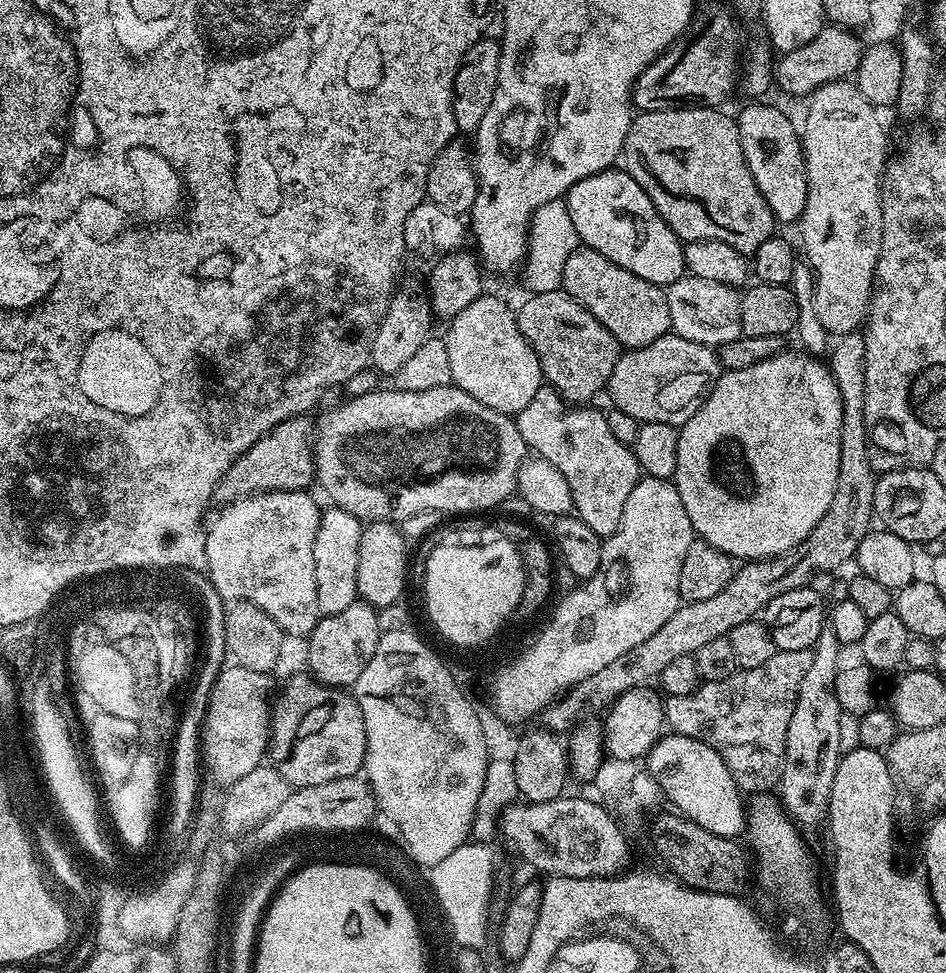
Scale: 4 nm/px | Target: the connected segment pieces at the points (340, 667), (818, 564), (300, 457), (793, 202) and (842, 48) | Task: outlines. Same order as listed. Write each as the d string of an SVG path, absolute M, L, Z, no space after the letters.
M357 600L338 615L323 616L309 634L306 656L309 673L321 684L332 687L353 687L378 648L382 635L379 611L364 601Z
M860 330L845 332L837 340L840 341L837 344L835 341L830 348L830 357L832 356L830 367L832 377L842 398L842 438L840 439L840 457L838 458L840 469L838 470L836 497L834 502L830 502L830 510L826 510L822 522L818 522L818 526L814 526L814 530L807 535L807 538L786 555L776 557L773 560L743 563L733 573L731 582L723 588L722 593L714 595L712 598L706 598L705 601L683 603L679 610L670 616L669 621L660 626L650 638L646 638L645 642L638 643L637 646L634 646L634 649L628 650L626 654L610 662L605 669L598 670L597 673L584 678L582 682L576 684L564 696L560 697L555 704L552 704L542 716L545 727L553 732L569 733L577 724L583 723L583 720L587 717L586 714L596 714L600 711L600 713L603 713L627 689L645 687L648 683L659 679L662 670L666 670L675 658L695 655L695 652L701 649L705 643L710 642L711 639L726 636L735 626L757 617L773 598L781 596L781 594L792 589L803 588L811 583L810 578L812 576L820 572L830 572L846 561L849 563L855 557L857 546L861 544L862 538L868 535L874 524L872 507L874 506L874 486L876 485L878 469L872 465L874 452L870 447L868 431L866 430L866 414L864 413L866 410L866 370L864 369L866 346L864 345L864 334Z
M307 415L290 418L254 442L254 446L243 452L218 482L215 503L227 506L258 492L302 492L311 489L316 479L316 457L312 454L314 424L308 419Z
M748 102L736 116L736 125L742 138L742 154L746 154L746 166L754 174L754 182L766 198L772 216L781 225L795 225L804 214L808 201L808 175L804 165L804 145L801 133L792 120L780 108L764 102Z
M826 26L813 40L806 42L798 50L783 53L774 64L774 84L778 89L789 92L792 96L811 97L822 86L830 82L847 80L855 77L865 52L865 45L860 45L860 40L855 31L847 28Z

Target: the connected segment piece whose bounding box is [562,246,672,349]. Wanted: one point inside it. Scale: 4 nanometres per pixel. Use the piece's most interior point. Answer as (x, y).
(637, 312)

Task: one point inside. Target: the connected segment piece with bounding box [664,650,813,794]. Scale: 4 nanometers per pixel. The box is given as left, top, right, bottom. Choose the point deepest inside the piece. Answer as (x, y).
(745, 717)

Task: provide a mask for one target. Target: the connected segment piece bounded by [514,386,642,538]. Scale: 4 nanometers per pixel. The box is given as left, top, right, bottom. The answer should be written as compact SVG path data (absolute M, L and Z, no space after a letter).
M542 386L538 394L530 398L526 410L514 419L524 445L539 459L552 463L566 478L575 515L586 522L594 534L607 538L620 529L626 498L630 498L630 490L642 479L642 473L631 447L610 434L607 415L592 407L596 406L567 404L555 388Z

